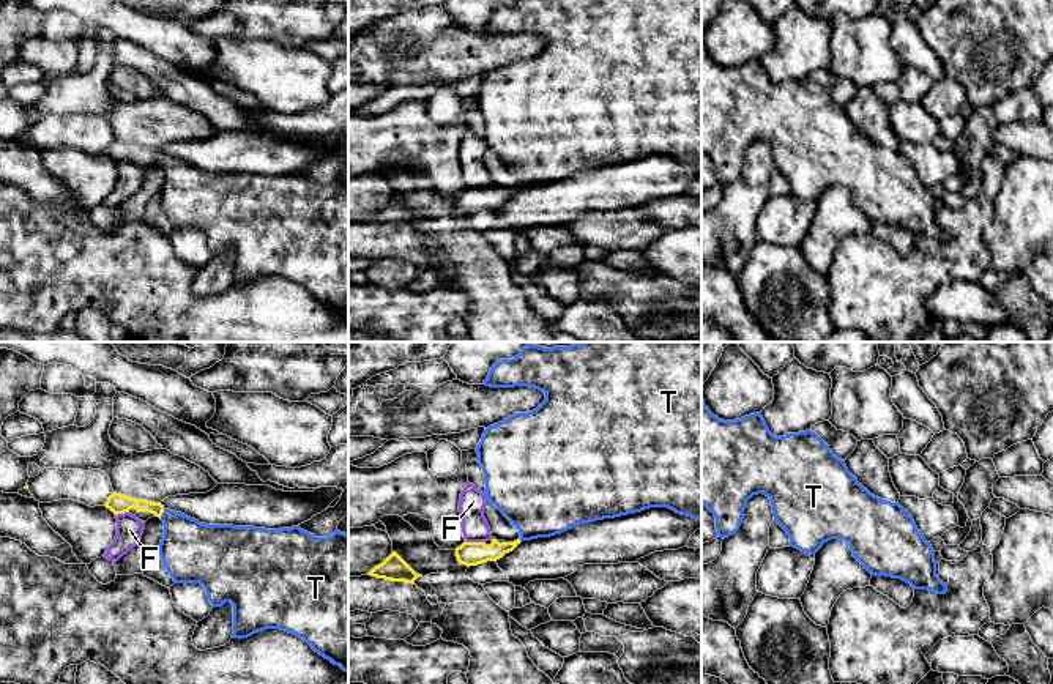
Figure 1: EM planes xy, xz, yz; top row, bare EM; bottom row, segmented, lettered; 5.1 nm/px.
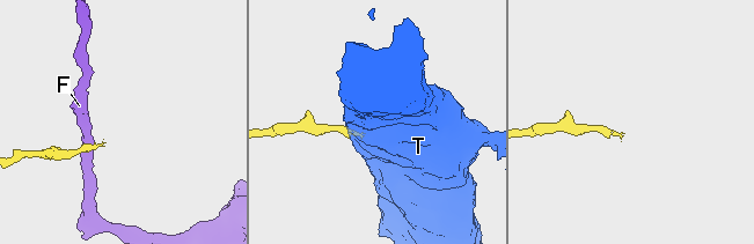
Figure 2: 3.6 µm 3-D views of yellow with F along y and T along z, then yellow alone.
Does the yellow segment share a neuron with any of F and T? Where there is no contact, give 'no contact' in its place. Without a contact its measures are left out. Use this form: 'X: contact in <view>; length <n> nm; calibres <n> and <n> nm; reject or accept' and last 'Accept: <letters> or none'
F: contact in xz; length 110 nm; calibres 130 and 140 nm; reject
T: contact in xy; length 50 nm; calibres 100 and 320 nm; accept
Accept: T

